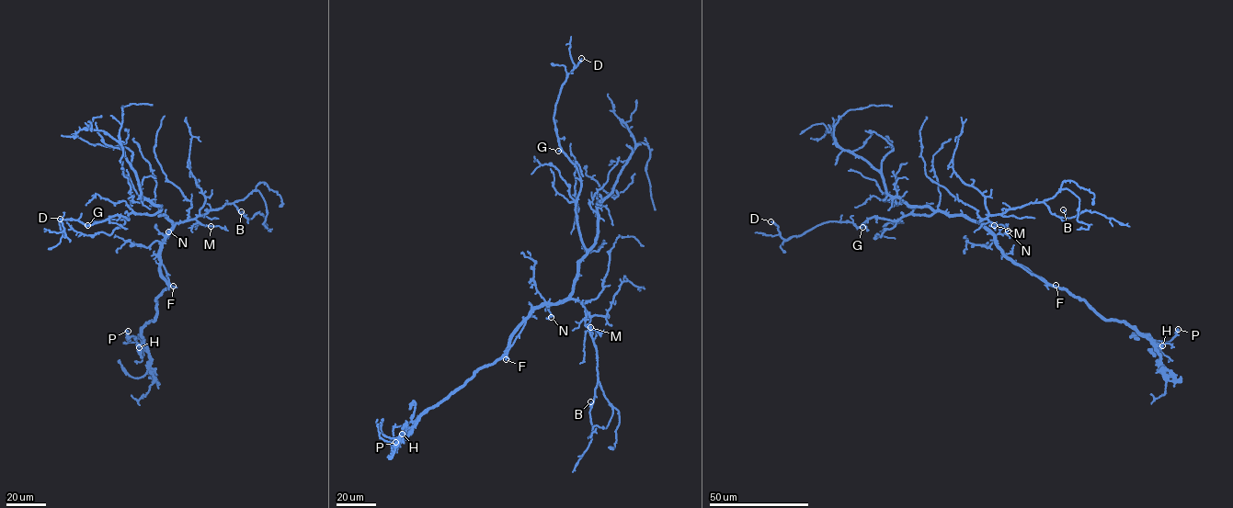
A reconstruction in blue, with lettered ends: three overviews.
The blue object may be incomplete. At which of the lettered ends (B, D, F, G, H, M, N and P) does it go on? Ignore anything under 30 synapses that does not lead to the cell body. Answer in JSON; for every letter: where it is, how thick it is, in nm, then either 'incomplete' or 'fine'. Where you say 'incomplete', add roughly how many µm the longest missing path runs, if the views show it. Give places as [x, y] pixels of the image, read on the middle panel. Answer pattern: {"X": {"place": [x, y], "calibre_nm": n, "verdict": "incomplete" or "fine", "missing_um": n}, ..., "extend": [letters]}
{"B": {"place": [590, 401], "calibre_nm": 100, "verdict": "fine"}, "D": {"place": [581, 58], "calibre_nm": 150, "verdict": "fine"}, "F": {"place": [506, 359], "calibre_nm": 170, "verdict": "incomplete", "missing_um": 140}, "G": {"place": [558, 151], "calibre_nm": 170, "verdict": "fine"}, "H": {"place": [402, 434], "calibre_nm": 220, "verdict": "fine"}, "M": {"place": [590, 327], "calibre_nm": 110, "verdict": "fine"}, "N": {"place": [551, 317], "calibre_nm": 150, "verdict": "fine"}, "P": {"place": [395, 442], "calibre_nm": 110, "verdict": "fine"}, "extend": ["F"]}

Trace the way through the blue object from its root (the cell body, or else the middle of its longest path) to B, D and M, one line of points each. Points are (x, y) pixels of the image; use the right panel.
B: (981, 225), (981, 220), (989, 215), (1002, 214), (1030, 202), (1044, 202), (1051, 213), (1065, 217), (1063, 209)
D: (981, 225), (936, 210), (896, 220), (873, 217), (858, 227), (827, 221), (785, 240), (770, 221)
M: (981, 225), (981, 220), (987, 219), (994, 225)

